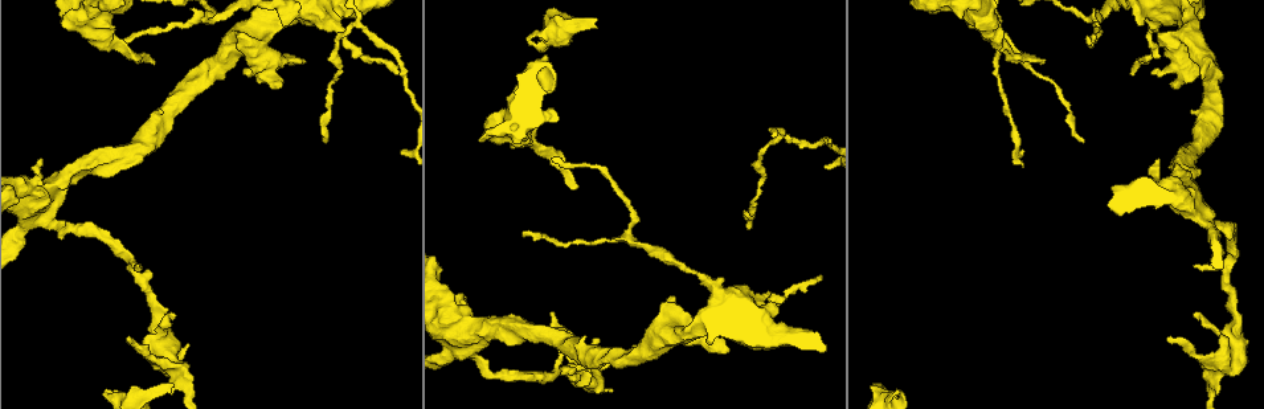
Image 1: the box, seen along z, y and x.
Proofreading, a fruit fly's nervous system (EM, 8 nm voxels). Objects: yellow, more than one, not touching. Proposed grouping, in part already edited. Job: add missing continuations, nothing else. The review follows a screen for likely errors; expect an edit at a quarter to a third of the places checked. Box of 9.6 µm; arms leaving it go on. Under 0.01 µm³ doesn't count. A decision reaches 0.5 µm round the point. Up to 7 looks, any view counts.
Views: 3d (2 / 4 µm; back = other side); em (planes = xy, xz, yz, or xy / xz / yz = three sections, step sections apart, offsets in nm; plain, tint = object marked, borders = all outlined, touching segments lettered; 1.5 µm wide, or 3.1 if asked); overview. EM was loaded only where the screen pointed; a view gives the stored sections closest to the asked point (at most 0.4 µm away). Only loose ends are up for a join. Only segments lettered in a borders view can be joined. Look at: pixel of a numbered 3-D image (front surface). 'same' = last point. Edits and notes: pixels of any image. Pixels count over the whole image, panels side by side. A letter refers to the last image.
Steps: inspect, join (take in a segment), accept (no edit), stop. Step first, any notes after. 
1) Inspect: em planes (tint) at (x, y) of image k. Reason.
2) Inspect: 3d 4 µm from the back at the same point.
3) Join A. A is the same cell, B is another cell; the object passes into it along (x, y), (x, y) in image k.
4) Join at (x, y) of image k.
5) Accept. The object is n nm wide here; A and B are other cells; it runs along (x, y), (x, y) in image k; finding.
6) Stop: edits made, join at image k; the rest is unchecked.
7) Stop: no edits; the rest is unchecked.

Inspect: em planes (borders) at (595, 26) of image 1. Tapers out.

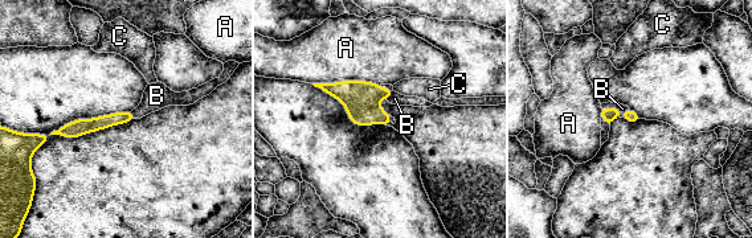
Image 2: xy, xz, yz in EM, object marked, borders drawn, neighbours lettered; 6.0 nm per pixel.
Join B. B is the same cell, A and C are other cells; the neuron continues.

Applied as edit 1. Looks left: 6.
Inspect: em planes (borders) at (577, 187) of image 1. Free end.

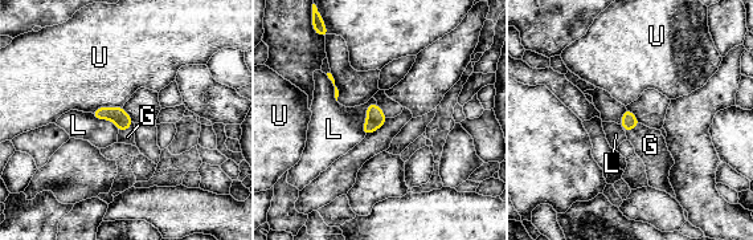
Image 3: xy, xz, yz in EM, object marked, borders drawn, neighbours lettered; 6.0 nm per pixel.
Join G. G is the same cell, L and U are other cells; the object passes into it along (629, 121), (630, 130), (650, 145) in image 3; it goes on there.

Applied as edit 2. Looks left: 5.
Inspect: overview.

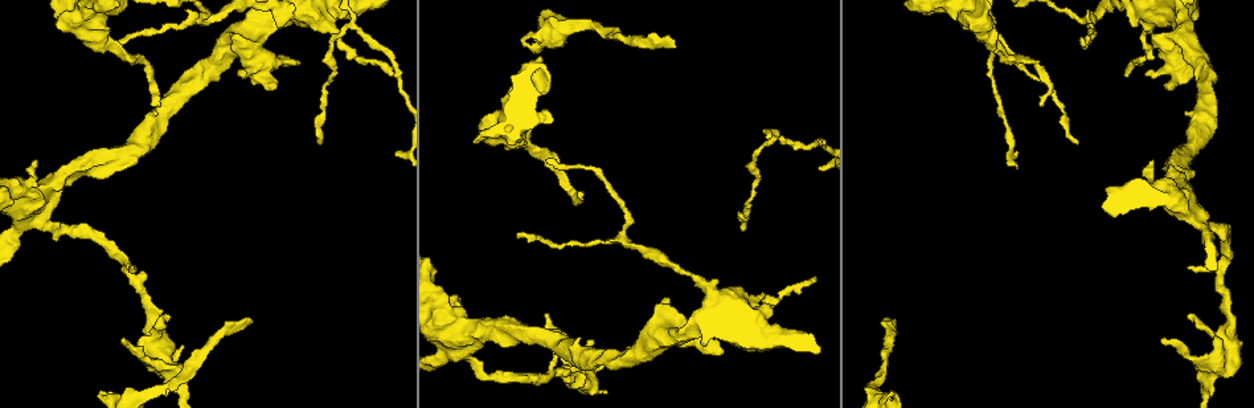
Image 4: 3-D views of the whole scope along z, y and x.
Inspect: 3d 2 µm from the back at (300, 62) of image 4. Branch stops here.

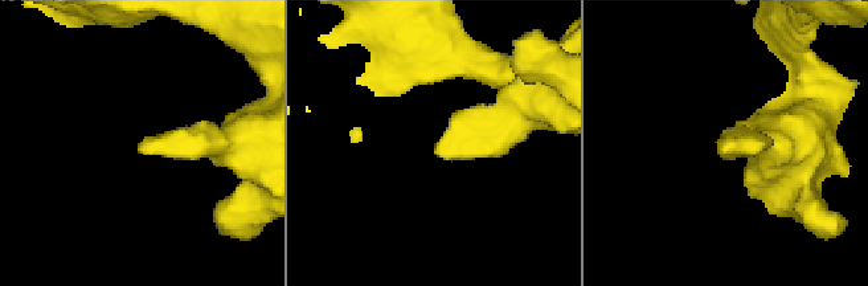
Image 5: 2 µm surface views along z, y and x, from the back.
Inspect: em xz step 8 (borders) at (725, 150) of image 5. Need the tissue.

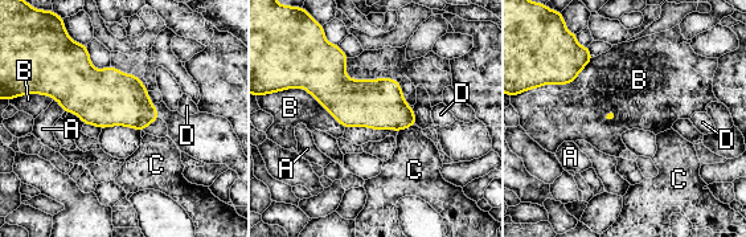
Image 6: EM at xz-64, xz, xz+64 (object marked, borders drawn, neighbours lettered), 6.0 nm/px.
Inspect: em planes (borders) at the same point. Cut it another way.

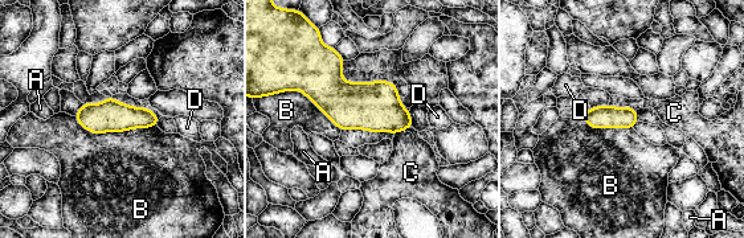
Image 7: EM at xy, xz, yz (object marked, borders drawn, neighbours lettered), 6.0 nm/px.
Accept. The longest contact is with B, 500 nm; A, B, C and D are other cells; none of them fits.

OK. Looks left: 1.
Stop: edits made, join at image 2, join at image 3; the rest is unchecked.

